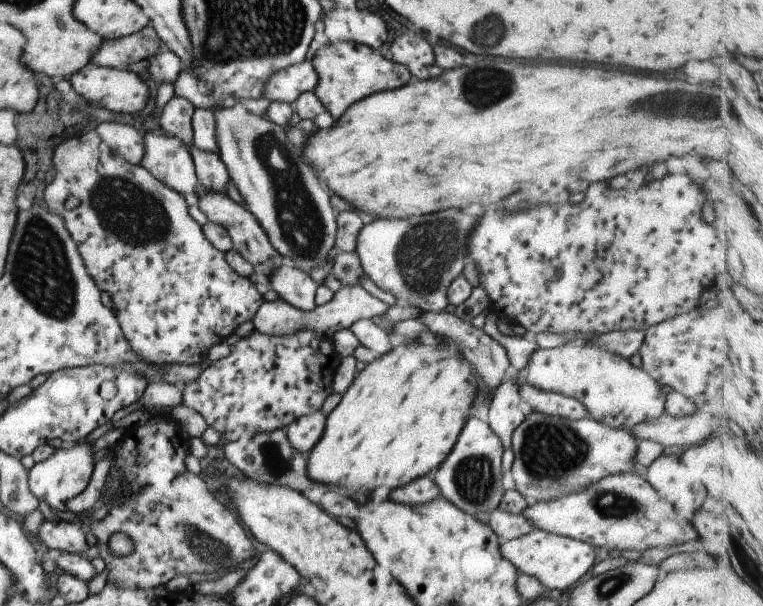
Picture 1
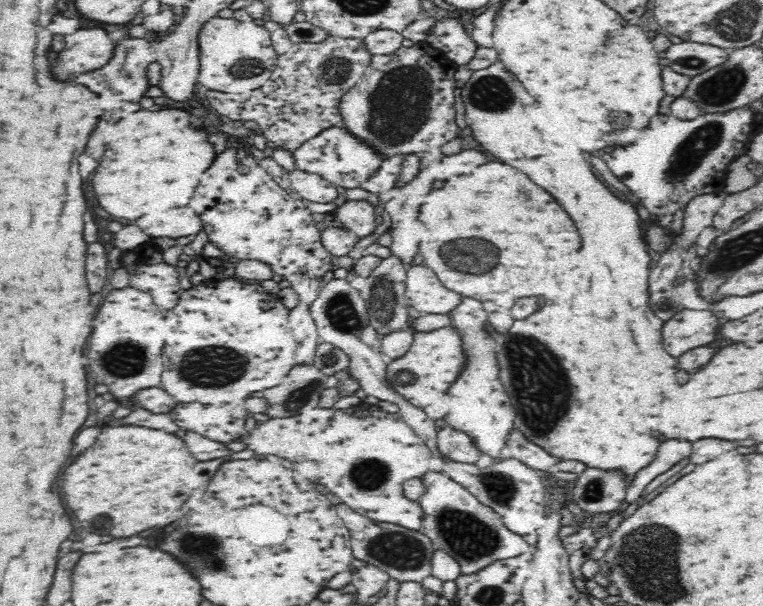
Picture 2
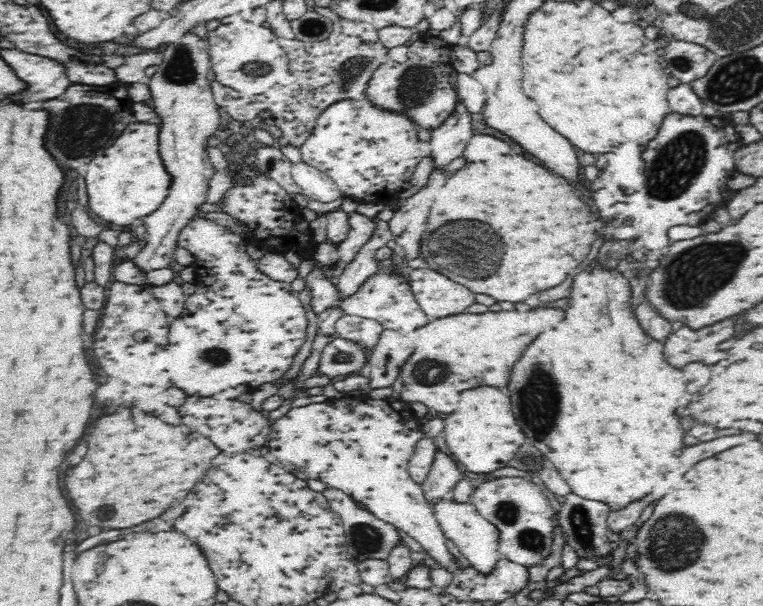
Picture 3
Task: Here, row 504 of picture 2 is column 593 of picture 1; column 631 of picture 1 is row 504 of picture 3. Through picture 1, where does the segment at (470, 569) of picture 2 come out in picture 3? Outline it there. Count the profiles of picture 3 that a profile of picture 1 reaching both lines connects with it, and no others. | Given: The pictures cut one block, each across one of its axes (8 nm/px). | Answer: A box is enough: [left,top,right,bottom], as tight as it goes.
[432,500,503,576]

